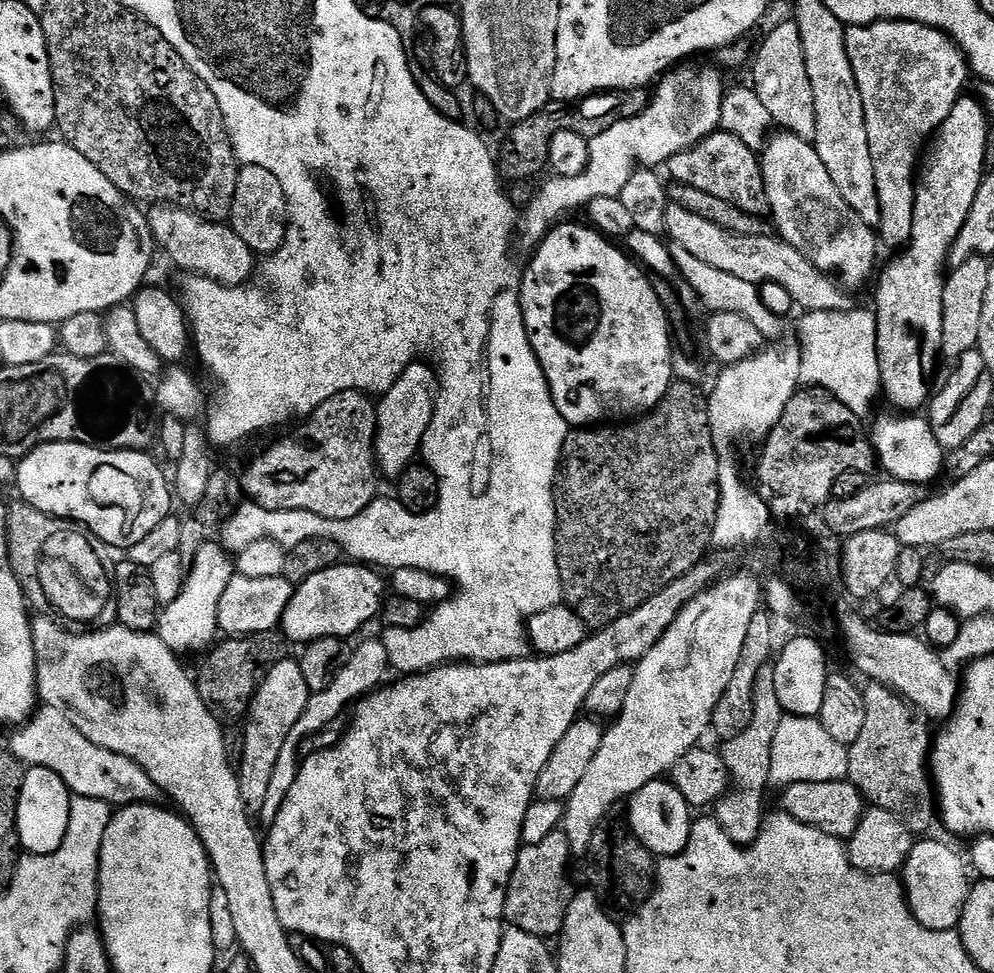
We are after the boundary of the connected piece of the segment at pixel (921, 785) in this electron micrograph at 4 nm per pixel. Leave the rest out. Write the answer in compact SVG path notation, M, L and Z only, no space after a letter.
M872 682L863 689L866 702L866 723L862 726L858 742L847 745L848 774L847 779L871 807L890 810L914 834L928 834L932 823L938 820L938 800L934 795L934 784L930 779L930 732L929 725L918 715L915 708L893 688Z

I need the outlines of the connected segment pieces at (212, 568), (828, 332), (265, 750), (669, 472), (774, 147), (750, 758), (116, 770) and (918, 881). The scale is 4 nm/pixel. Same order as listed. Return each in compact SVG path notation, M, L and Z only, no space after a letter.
M219 541L206 543L198 550L194 562L185 575L182 593L174 602L161 609L157 620L156 635L172 652L184 656L186 652L194 652L215 641L214 636L217 637L219 631L218 603L222 600L223 591L235 575L235 563Z
M852 306L846 312L810 312L801 317L801 385L825 388L838 402L850 406L856 416L868 418L876 395L882 392L875 311Z
M285 658L269 668L266 678L260 683L260 689L246 713L248 725L244 724L242 728L245 734L245 757L238 769L242 802L249 813L259 814L262 810L274 765L278 763L278 754L282 754L282 746L290 730L294 730L294 722L302 718L302 710L306 710L309 695L306 674L292 658Z
M673 382L668 387L668 393L665 394L664 400L652 411L644 413L643 416L633 419L631 422L621 423L619 426L580 426L575 430L569 431L568 437L564 439L564 450L560 454L560 466L556 477L556 487L554 495L556 497L556 561L558 562L558 570L560 571L560 581L564 587L563 603L571 606L582 618L584 624L589 629L599 630L605 628L606 625L612 624L618 618L622 618L622 614L630 614L634 610L638 610L638 606L642 606L650 598L654 598L654 594L658 594L658 590L662 590L666 586L670 586L670 582L674 582L678 578L685 576L695 564L701 563L705 559L704 556L708 552L708 547L713 547L712 531L714 530L714 522L718 518L718 510L720 509L720 456L716 453L716 443L712 437L712 427L710 426L710 414L708 413L708 402L705 393L695 383Z
M785 131L776 135L765 143L760 156L775 231L781 240L814 262L818 270L835 277L845 289L862 287L871 278L872 271L873 276L877 271L878 236L873 225L862 222L862 218L850 210L838 186L834 186L830 170L826 170L822 158L818 158L815 143Z
M774 667L758 670L758 678L754 682L754 715L750 718L750 726L746 726L738 738L723 741L719 749L720 757L726 762L730 787L716 801L714 818L735 844L753 844L764 825L764 791L772 784L770 754L774 754L774 737L778 734L778 726L784 715L782 702L778 702L778 689L774 686Z
M41 707L31 720L19 725L13 732L16 733L12 736L12 744L10 743L12 755L17 756L25 766L54 770L54 774L58 774L58 778L66 782L73 796L94 798L113 806L150 804L161 799L160 787L150 778L150 774L146 774L146 770L142 770L142 766L122 754L114 754L114 750L106 750L106 746L94 746L94 742L90 742L90 738L86 738L82 730L78 730L78 726L74 726L74 722L70 722L66 714L62 714L62 710Z
M932 838L917 839L906 858L902 869L904 896L914 918L918 918L918 922L922 922L926 930L955 932L960 927L962 910L973 886L973 881L968 880L970 868L965 857L963 860L950 845L928 839Z

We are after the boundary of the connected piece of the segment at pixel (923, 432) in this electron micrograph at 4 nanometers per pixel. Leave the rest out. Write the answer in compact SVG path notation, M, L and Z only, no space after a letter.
M892 414L896 416L884 416L876 425L871 425L870 435L872 444L876 448L876 458L881 469L885 468L887 475L894 480L919 484L931 485L931 480L939 472L943 473L946 468L946 449L934 438L934 430L929 426L927 419L920 414Z

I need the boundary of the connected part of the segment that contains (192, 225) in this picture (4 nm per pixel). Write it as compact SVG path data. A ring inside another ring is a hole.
M171 206L149 207L146 215L152 238L159 251L164 251L181 268L181 273L204 276L208 280L226 285L227 288L238 288L247 285L251 281L248 279L251 278L252 271L255 268L257 271L257 257L227 223L206 220L184 208Z

